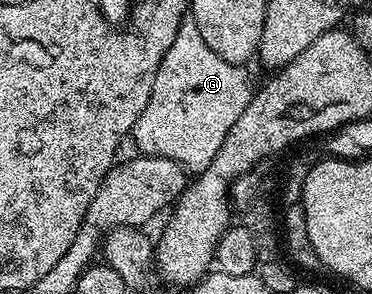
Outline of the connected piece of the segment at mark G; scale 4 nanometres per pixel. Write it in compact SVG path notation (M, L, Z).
M185 19L178 27L178 35L174 35L174 43L170 43L170 51L166 51L166 55L158 67L158 75L154 75L154 87L150 91L150 103L146 103L146 111L142 111L142 115L138 115L136 125L132 128L130 137L131 140L136 140L136 145L140 148L137 150L146 157L170 159L181 165L185 171L192 175L201 173L206 167L210 167L214 155L218 155L218 147L222 147L222 139L226 139L230 127L234 127L238 115L242 115L242 111L246 111L246 107L252 98L254 84L252 85L251 79L248 78L248 71L245 66L226 63L226 59L222 59L222 55L214 55L214 51L210 51L210 46L206 44L206 39L202 39L202 31L198 31L198 27L191 19Z

